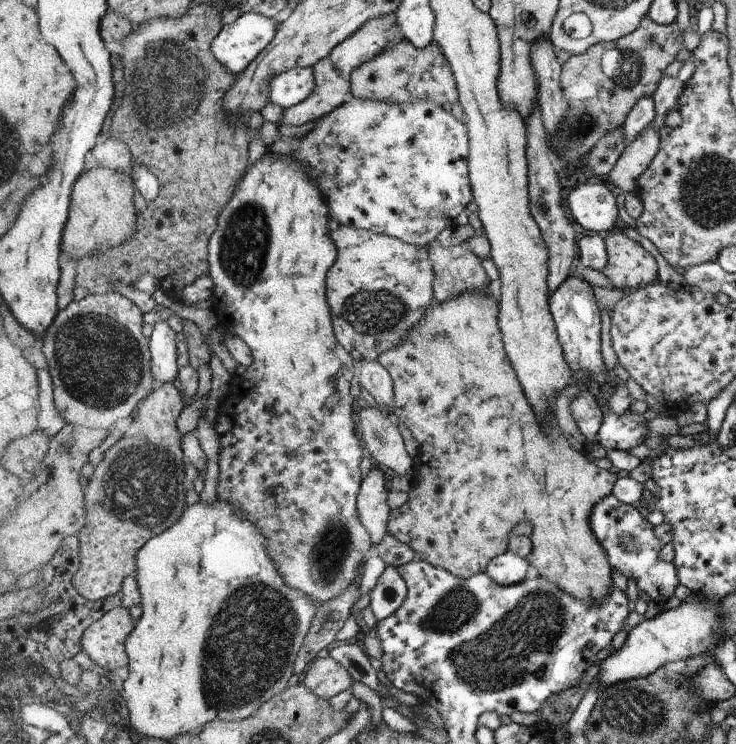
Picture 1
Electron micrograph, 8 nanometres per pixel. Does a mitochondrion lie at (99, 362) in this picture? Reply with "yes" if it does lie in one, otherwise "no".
yes

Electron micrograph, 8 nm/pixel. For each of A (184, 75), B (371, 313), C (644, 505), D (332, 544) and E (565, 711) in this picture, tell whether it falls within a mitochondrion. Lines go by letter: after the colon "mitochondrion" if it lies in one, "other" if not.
A: mitochondrion
B: mitochondrion
C: other
D: mitochondrion
E: other

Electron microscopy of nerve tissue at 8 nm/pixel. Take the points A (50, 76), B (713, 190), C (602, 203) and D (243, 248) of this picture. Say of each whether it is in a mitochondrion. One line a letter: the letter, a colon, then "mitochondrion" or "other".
A: other
B: mitochondrion
C: other
D: mitochondrion

